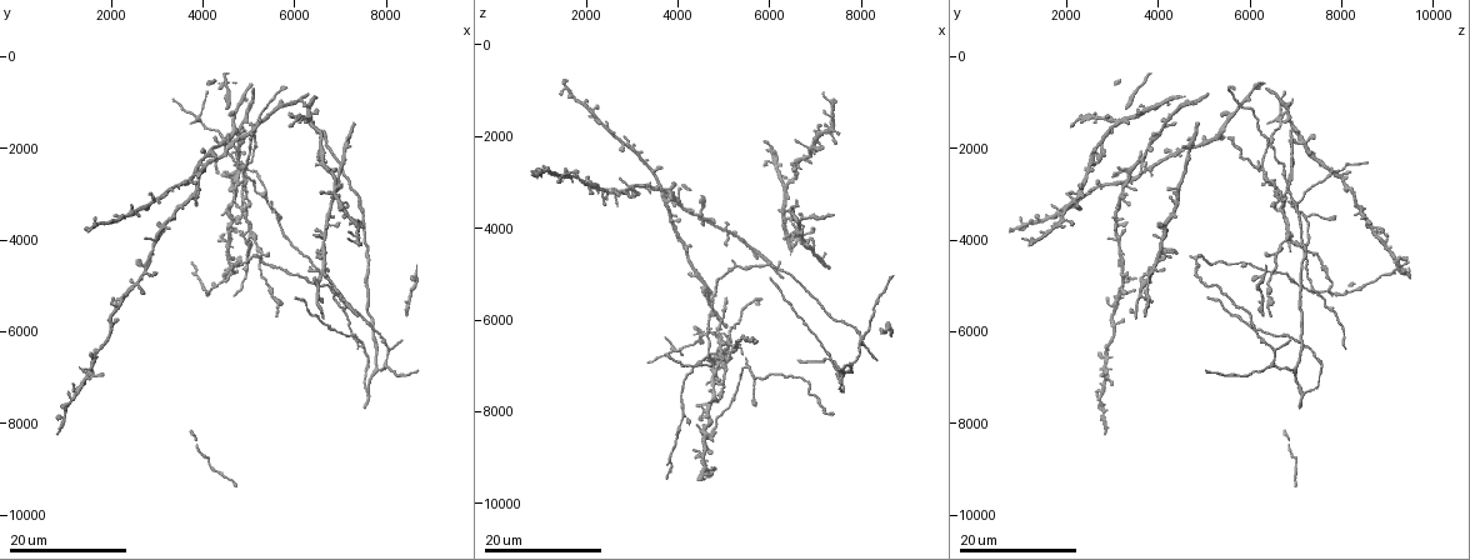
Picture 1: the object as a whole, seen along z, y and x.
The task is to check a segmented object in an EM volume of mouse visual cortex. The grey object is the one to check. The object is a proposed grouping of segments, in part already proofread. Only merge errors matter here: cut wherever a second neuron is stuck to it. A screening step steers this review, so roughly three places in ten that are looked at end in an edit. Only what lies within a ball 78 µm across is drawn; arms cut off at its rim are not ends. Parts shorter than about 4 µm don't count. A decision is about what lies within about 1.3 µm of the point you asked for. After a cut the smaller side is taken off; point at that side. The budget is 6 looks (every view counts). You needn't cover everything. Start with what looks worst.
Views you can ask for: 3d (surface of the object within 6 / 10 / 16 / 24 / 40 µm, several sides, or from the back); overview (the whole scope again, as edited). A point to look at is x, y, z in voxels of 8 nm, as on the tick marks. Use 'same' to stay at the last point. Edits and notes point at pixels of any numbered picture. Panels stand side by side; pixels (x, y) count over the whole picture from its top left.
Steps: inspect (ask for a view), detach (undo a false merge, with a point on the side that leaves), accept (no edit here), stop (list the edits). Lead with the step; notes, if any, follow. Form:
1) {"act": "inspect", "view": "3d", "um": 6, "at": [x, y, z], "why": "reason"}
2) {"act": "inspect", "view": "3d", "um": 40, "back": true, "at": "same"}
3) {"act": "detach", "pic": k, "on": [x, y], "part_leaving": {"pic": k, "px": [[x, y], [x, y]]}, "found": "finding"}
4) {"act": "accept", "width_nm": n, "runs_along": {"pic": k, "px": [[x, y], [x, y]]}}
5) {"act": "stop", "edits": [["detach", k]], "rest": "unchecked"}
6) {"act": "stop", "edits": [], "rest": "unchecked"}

{"act": "inspect", "view": "3d", "um": 24, "at": [4900, 2550, 6300], "why": "three-way junction"}

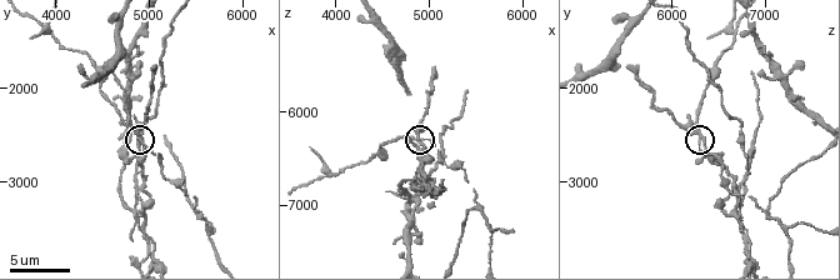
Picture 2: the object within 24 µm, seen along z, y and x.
{"act": "inspect", "view": "3d", "um": 10, "at": [4950, 2550, 6300]}

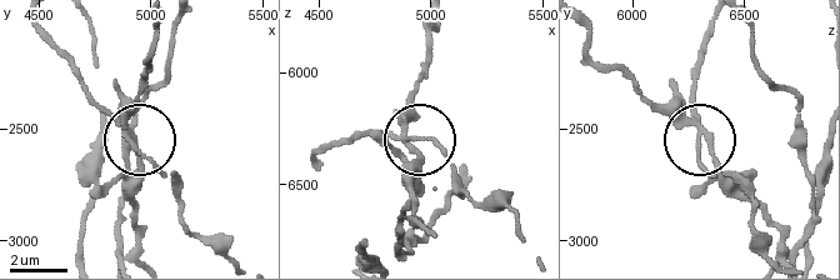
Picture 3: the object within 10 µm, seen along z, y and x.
{"act": "detach", "pic": 3, "on": [133, 111], "part_leaving": {"pic": 3, "px": [[699, 126], [796, 243], [811, 216], [804, 130], [751, 23]]}, "found": "a second neuron is stuck on"}

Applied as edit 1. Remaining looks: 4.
{"act": "inspect", "view": "overview"}

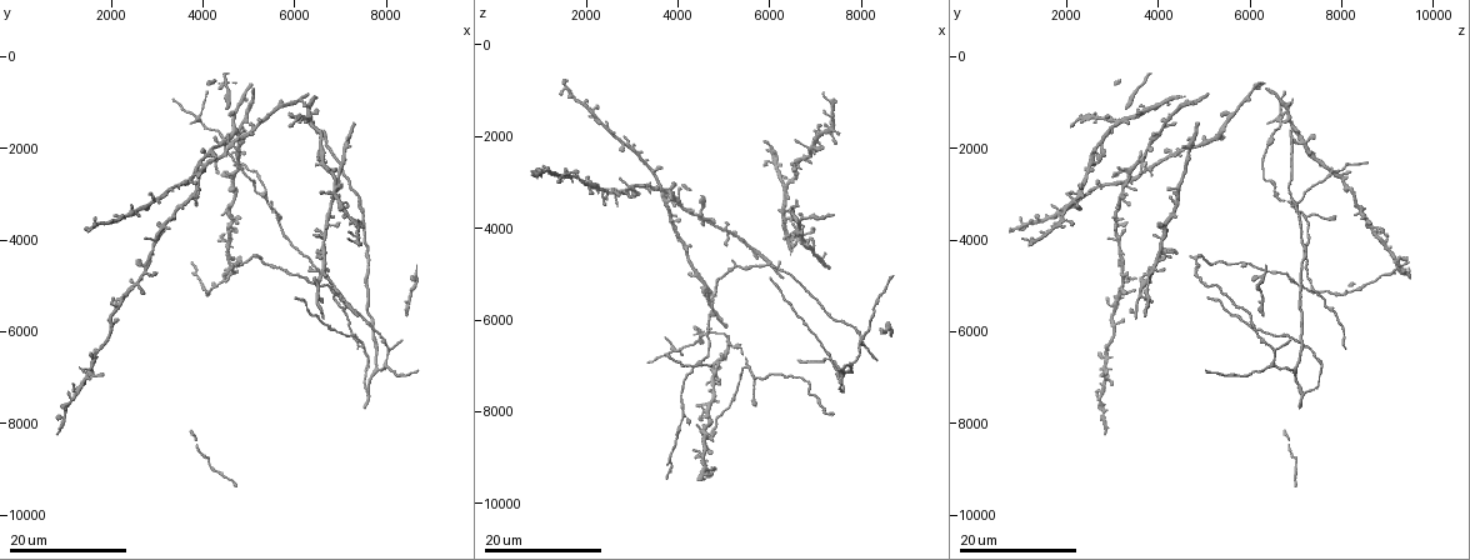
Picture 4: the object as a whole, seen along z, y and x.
{"act": "inspect", "view": "3d", "um": 16, "at": [5500, 3350, 6950], "why": "branch point"}

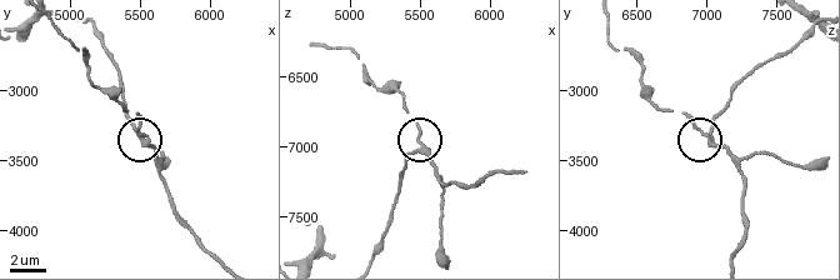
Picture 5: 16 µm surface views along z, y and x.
{"act": "inspect", "view": "3d", "um": 6, "at": [5540, 3340, 7000], "why": "zoom in"}

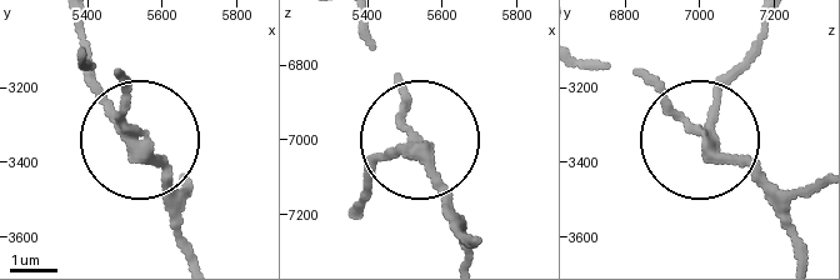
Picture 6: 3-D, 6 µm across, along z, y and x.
{"act": "accept", "found": "one neuron here"}

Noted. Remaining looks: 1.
{"act": "inspect", "view": "3d", "um": 10, "at": [3900, 1400, 6650], "why": "looks like a crossing"}

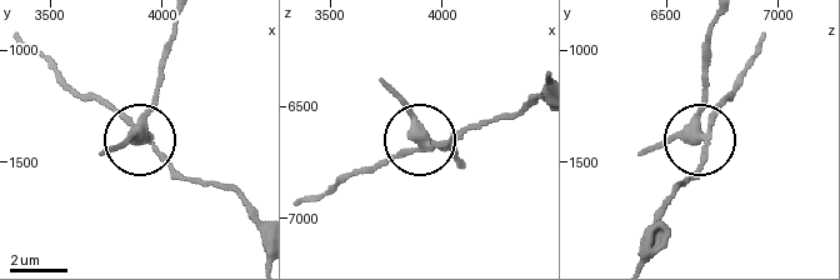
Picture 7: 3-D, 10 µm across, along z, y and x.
{"act": "detach", "pic": 7, "on": [156, 93], "arms": 4, "part_leaving": {"pic": 7, "px": [[144, 135], [175, 23]]}, "found": "a second neuron is stuck on"}

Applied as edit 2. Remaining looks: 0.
{"act": "stop", "edits": [["detach", 3], ["detach", 7]], "rest": "unchecked"}

